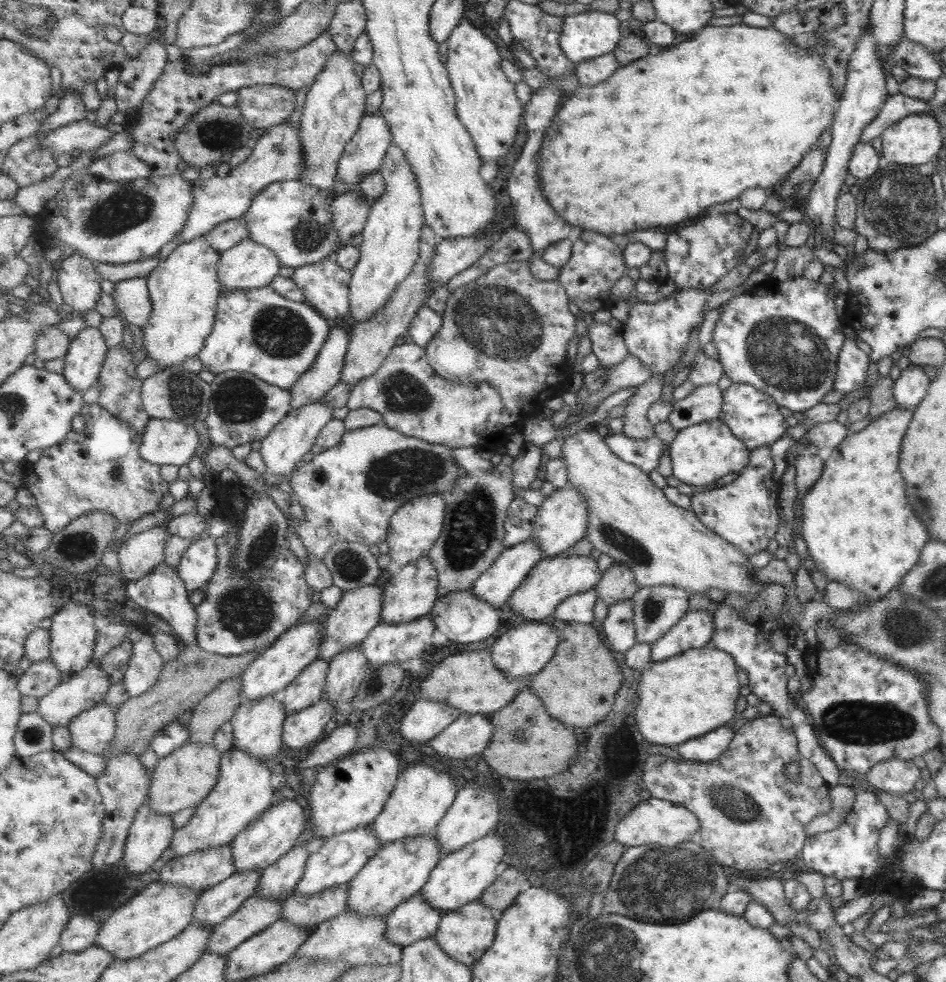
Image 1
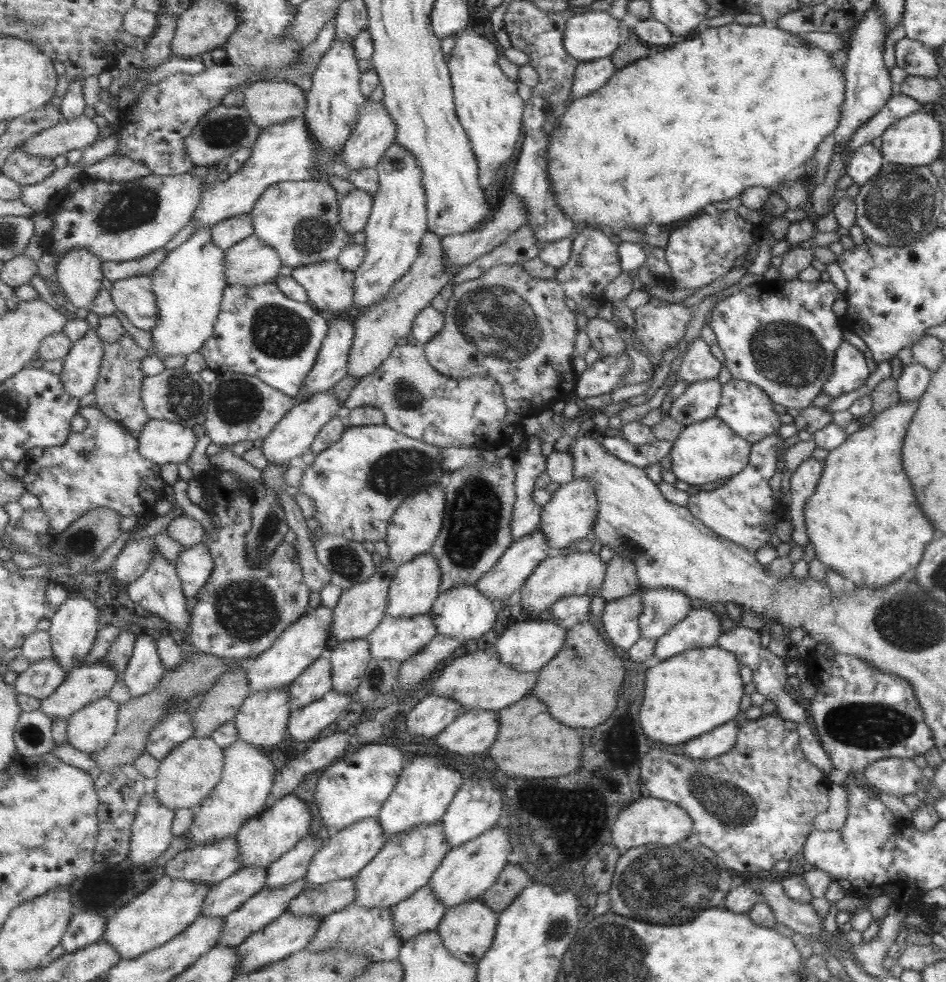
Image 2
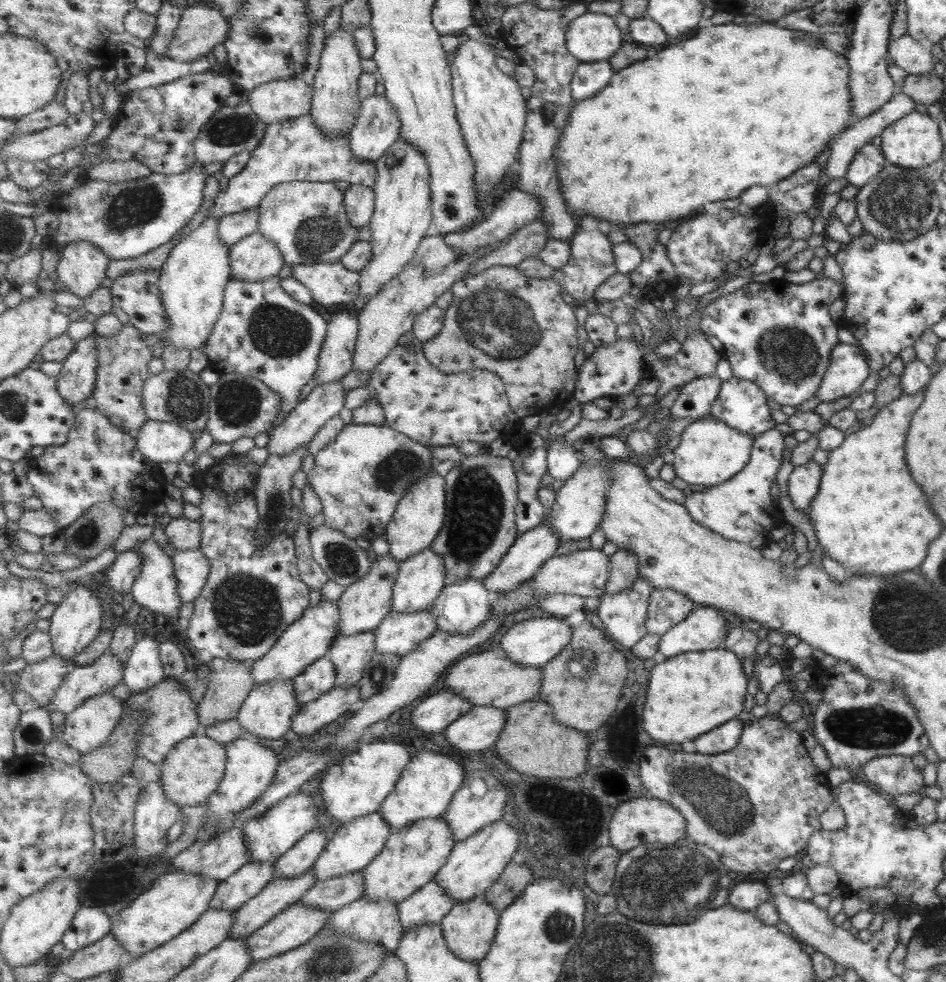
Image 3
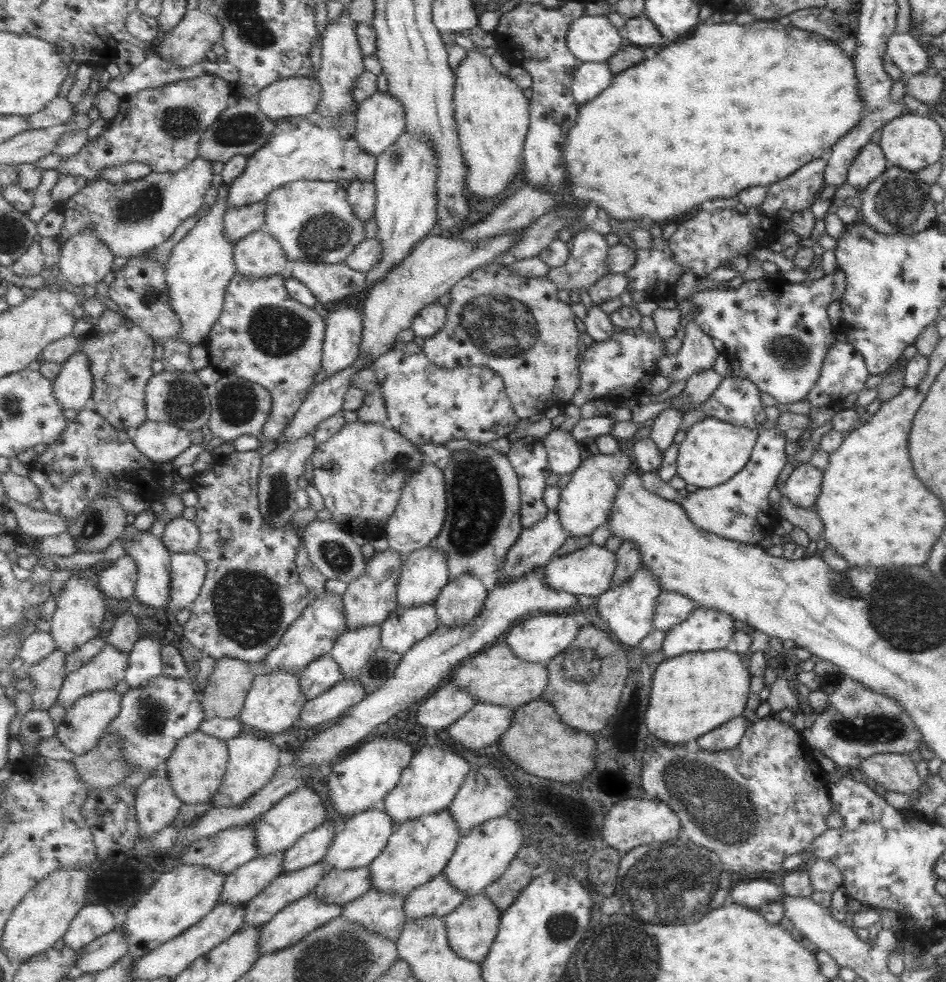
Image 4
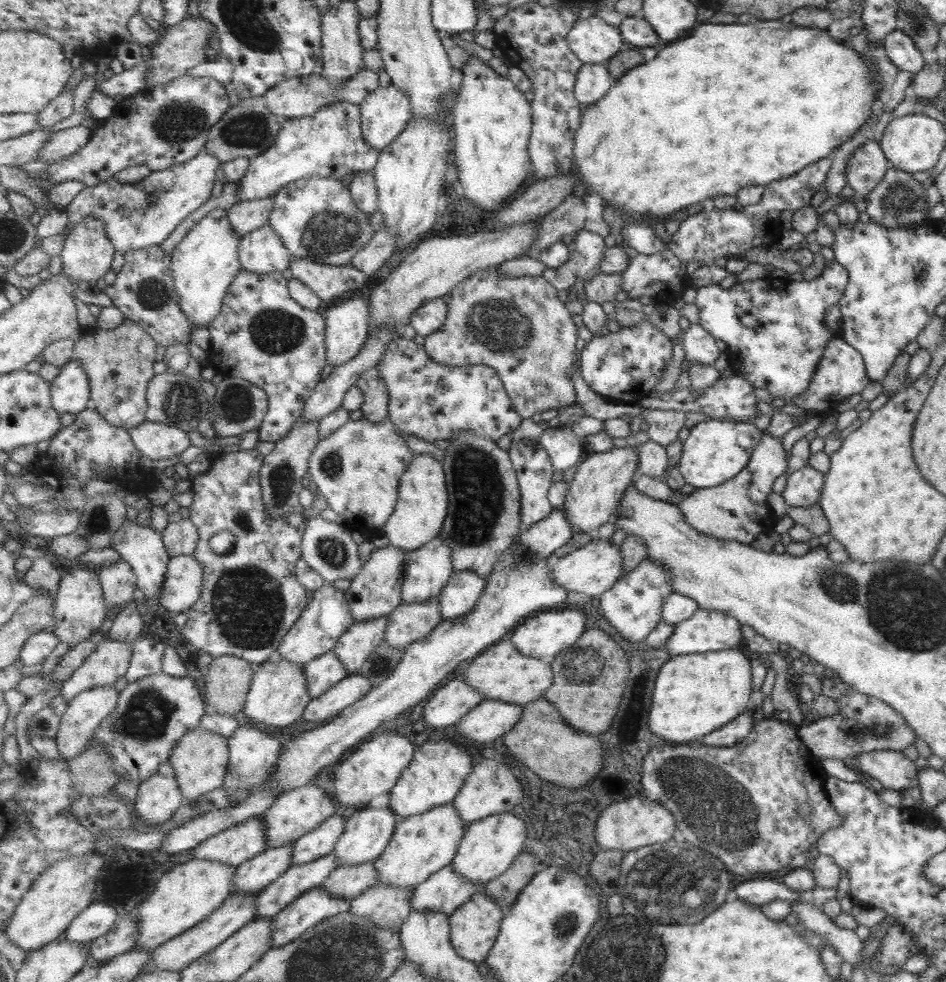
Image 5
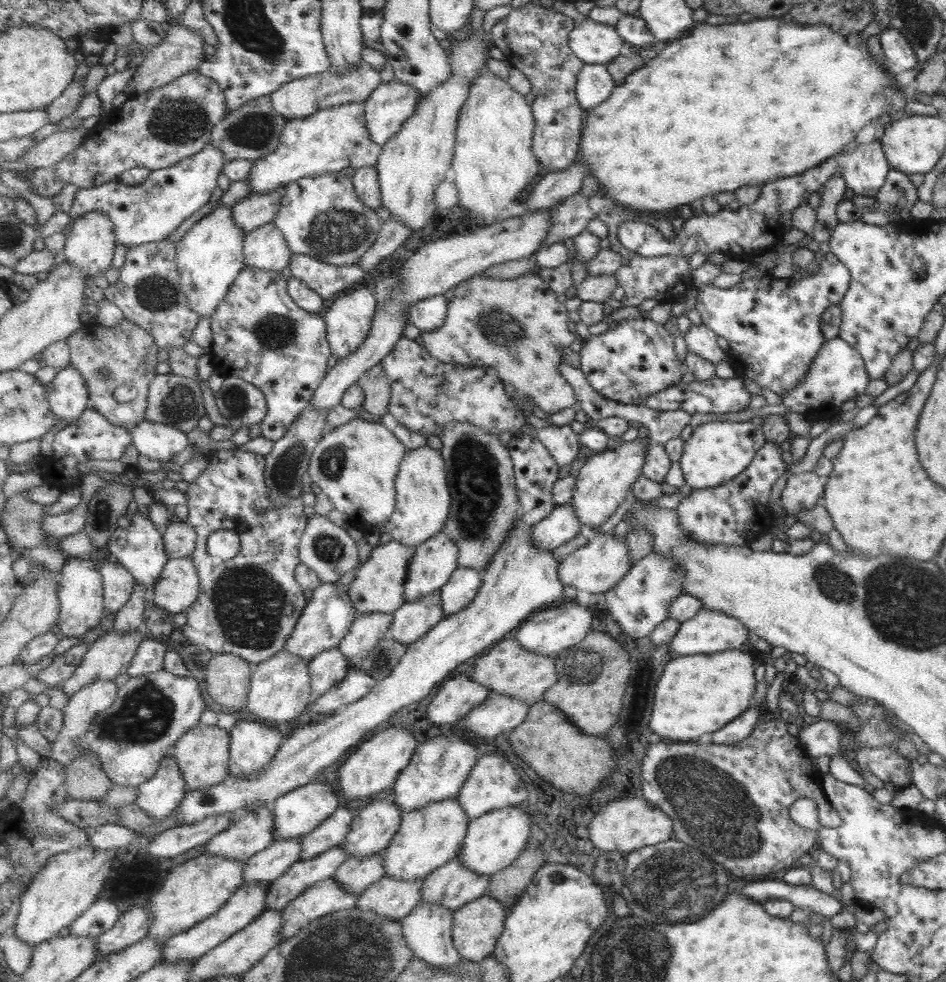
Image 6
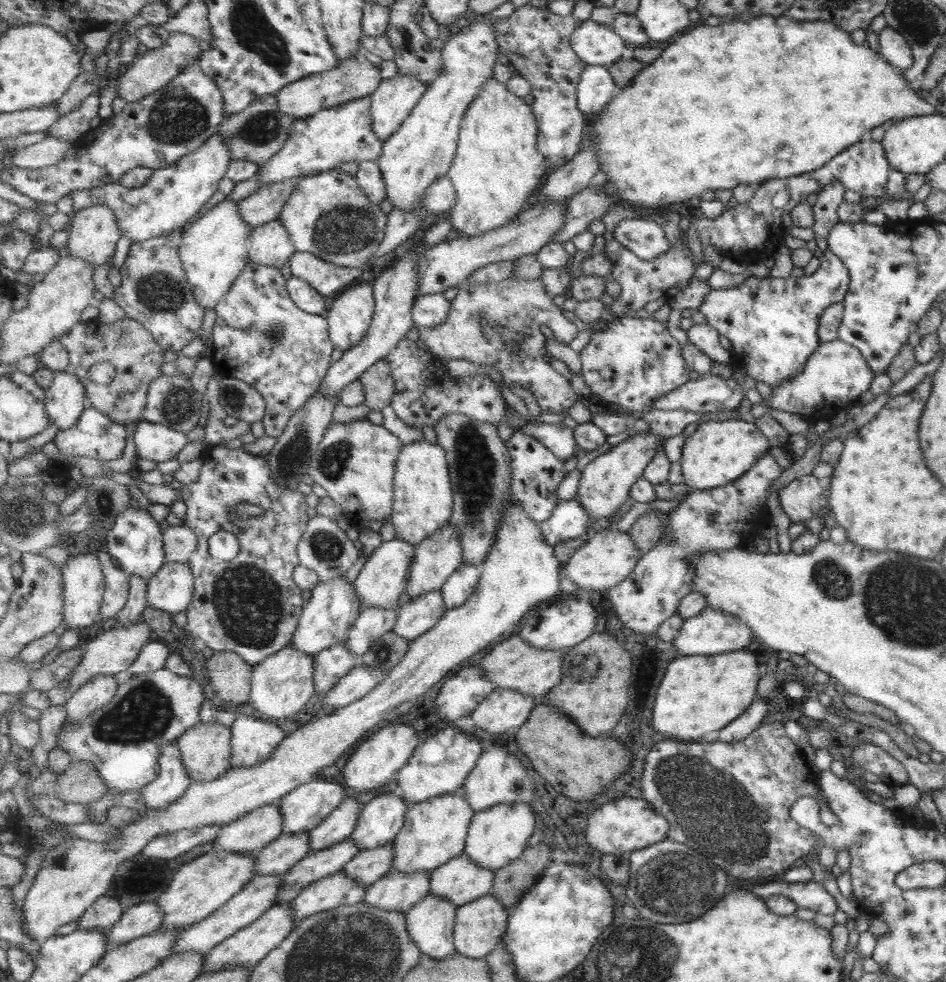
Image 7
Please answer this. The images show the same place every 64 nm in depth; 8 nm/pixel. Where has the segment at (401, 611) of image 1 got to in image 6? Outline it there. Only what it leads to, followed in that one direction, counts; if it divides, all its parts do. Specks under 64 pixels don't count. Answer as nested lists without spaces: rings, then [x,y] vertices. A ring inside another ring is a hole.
[[[444,531],[415,548],[405,583],[406,600],[439,592],[460,566],[459,549]]]

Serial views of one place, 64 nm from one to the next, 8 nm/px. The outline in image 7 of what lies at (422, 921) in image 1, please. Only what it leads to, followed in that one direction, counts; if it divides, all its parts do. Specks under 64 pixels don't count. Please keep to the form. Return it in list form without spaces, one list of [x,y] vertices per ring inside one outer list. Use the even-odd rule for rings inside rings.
[[[467,853],[452,858],[431,872],[429,896],[439,896],[457,907],[493,892],[495,874],[474,863]]]

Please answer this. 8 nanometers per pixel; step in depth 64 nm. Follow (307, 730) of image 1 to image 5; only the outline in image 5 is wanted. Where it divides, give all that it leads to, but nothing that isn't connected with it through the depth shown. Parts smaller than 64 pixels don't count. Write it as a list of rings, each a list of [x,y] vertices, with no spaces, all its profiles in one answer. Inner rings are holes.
[[[361,674],[347,675],[344,680],[341,680],[325,694],[312,698],[305,709],[304,716],[313,724],[331,720],[342,710],[351,706],[351,703],[362,700],[371,689],[371,682],[365,676]]]

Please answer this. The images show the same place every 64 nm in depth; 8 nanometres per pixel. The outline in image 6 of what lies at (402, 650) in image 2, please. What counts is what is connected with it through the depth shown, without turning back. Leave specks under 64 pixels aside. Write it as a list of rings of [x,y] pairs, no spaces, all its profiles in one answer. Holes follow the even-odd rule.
[[[439,592],[416,601],[407,600],[394,612],[394,623],[389,635],[409,646],[425,636],[446,615]]]

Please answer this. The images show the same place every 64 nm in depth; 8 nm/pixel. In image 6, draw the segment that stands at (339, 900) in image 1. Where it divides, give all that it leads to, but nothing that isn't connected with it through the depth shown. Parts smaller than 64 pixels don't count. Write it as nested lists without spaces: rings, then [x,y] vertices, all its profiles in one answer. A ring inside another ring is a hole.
[[[379,852],[363,858],[349,857],[333,876],[333,880],[347,890],[349,894],[363,895],[367,888],[375,883],[380,883],[385,877],[385,859]]]

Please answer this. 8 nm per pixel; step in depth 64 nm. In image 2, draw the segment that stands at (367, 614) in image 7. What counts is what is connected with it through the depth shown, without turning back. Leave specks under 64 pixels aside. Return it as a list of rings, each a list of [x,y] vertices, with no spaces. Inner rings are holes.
[[[368,637],[337,643],[329,655],[329,659],[332,662],[332,688],[344,695],[353,695],[356,693],[361,682],[363,682],[363,678],[365,678],[369,663],[374,659],[371,651]]]

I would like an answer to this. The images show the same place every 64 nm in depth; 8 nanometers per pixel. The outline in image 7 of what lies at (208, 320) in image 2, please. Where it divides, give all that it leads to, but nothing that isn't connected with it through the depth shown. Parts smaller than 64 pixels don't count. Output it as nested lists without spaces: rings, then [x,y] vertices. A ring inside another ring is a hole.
[[[225,198],[181,232],[180,257],[192,286],[192,294],[203,308],[215,309],[248,266],[253,229],[242,219],[238,204]]]

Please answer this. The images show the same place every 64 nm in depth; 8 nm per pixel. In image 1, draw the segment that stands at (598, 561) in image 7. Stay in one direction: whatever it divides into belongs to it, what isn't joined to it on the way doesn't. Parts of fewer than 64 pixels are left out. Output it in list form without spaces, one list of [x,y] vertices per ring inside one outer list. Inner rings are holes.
[[[564,554],[554,557],[545,557],[531,570],[513,596],[508,600],[509,607],[514,614],[523,616],[531,621],[543,621],[547,616],[554,617],[560,604],[570,596],[589,592],[602,579],[602,572],[598,561],[591,556],[565,556]]]

